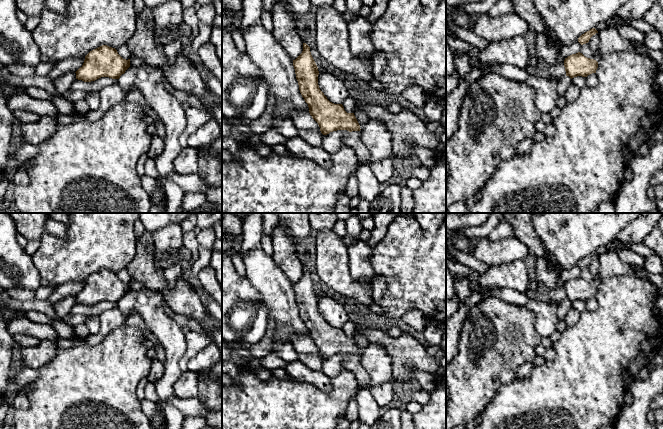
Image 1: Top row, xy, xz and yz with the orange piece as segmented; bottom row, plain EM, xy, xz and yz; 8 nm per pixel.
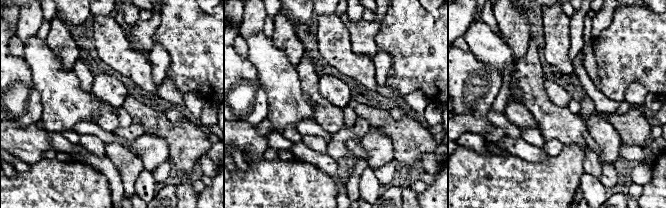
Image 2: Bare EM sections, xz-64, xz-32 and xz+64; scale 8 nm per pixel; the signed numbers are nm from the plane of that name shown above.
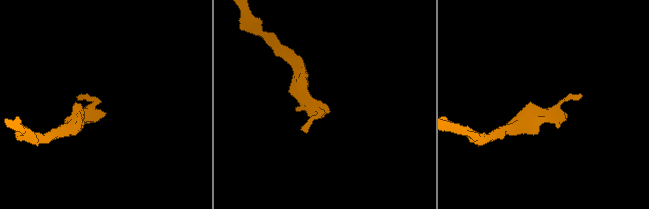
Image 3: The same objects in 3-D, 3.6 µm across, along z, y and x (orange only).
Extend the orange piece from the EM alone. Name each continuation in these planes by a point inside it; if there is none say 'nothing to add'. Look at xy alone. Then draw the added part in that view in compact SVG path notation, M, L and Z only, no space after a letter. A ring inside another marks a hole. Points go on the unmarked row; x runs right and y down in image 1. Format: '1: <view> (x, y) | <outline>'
nothing to add

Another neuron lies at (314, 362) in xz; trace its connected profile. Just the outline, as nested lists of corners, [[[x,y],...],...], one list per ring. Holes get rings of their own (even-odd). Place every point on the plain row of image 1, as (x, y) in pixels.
[[[299,354],[298,360],[311,370],[322,372],[324,359],[321,356],[315,354]]]

